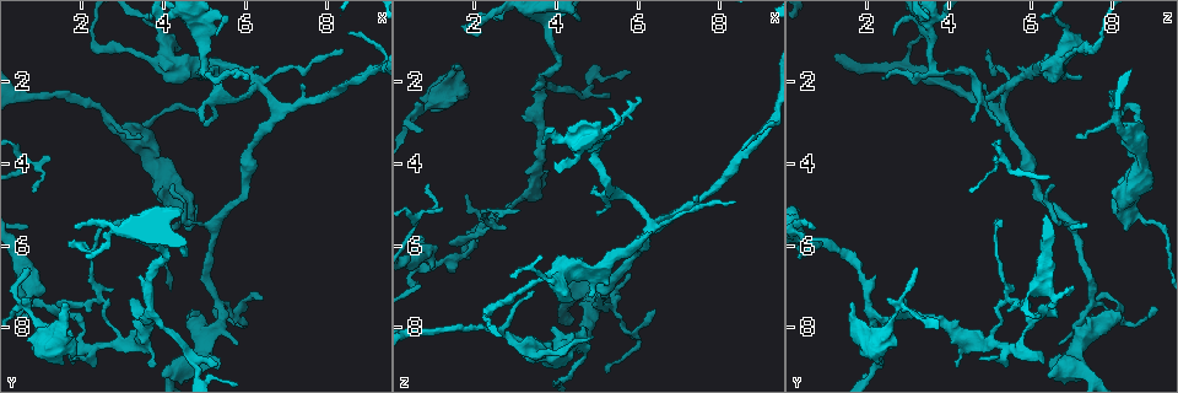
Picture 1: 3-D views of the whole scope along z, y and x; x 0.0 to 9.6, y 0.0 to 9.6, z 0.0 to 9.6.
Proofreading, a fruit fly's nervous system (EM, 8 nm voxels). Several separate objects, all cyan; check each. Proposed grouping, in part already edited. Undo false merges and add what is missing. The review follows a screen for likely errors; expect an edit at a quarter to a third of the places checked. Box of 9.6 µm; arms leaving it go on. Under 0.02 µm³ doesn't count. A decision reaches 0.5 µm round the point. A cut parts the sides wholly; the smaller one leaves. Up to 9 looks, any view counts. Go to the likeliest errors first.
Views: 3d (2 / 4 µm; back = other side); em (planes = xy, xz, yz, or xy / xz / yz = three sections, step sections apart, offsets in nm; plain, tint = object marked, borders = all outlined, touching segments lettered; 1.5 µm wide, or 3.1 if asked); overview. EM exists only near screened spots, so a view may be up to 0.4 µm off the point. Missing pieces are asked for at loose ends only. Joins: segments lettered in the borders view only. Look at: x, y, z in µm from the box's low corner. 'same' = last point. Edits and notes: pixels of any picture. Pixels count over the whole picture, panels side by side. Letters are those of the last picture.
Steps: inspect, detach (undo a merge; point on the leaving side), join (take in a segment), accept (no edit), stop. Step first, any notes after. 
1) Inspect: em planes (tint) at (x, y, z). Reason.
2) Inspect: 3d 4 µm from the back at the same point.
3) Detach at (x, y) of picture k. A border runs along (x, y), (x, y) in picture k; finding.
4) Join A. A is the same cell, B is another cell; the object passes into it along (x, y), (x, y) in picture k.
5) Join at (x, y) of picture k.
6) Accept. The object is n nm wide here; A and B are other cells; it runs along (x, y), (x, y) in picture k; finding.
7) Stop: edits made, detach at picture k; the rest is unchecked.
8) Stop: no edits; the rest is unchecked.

Inspect: 3d 4 µm at (4.95, 2.85, 8.20). Thin end.

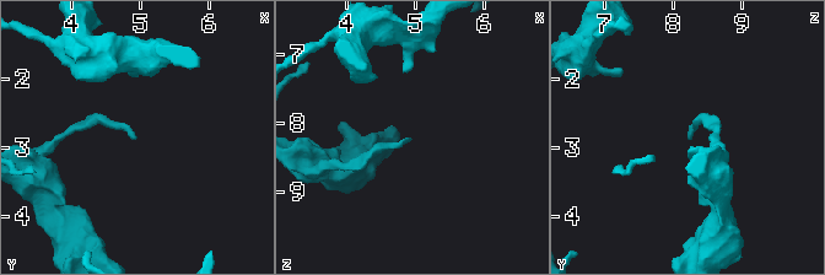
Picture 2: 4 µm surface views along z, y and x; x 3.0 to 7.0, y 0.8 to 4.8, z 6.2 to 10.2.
Inspect: em planes (borders) at (4.90, 2.85, 8.25). Need the tissue.

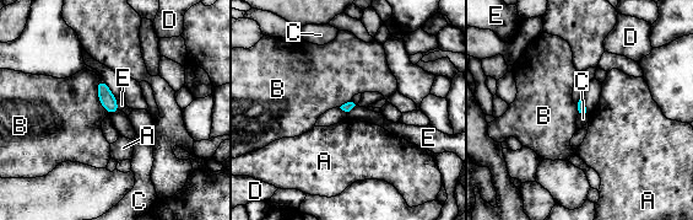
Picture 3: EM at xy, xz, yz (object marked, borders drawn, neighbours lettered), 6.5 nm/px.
Accept. A, B, C, D and E are other cells; none of them fits.

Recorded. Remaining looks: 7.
Inspect: em planes (tint) at (0.65, 6.90, 6.35). Arms part here.

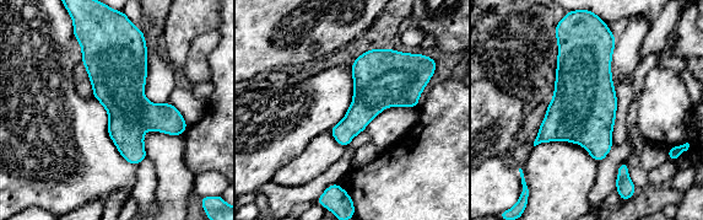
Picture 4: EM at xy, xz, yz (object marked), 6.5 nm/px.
Inspect: em planes (borders) at the same point. What lies round it.

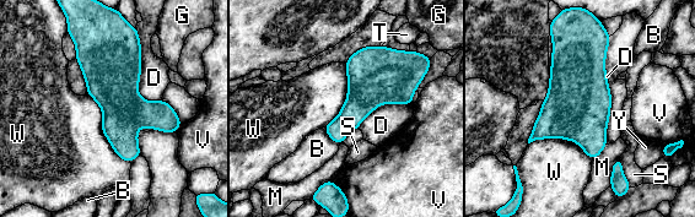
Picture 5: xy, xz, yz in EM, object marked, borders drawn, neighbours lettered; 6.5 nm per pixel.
Accept. B, D, G, M, S, T, V, W and Y are other cells; a border runs along (135, 27), (138, 93), (159, 102) in picture 5; all the same neuron.

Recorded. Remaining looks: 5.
Inspect: em planes (borders) at (2.95, 8.30, 5.00). Narrows sharply.

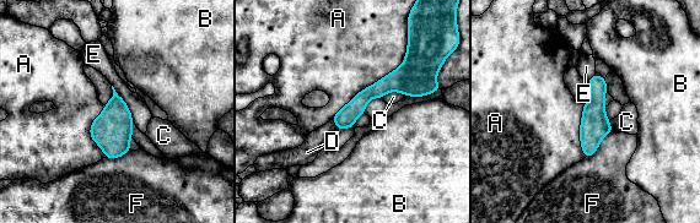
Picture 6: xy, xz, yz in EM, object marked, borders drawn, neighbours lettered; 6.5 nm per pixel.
Accept. A, B, C, D, E and F are other cells; all the same neuron.

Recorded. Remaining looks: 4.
Inspect: em yz step 8 (tint) at (3.75, 7.55, 2.05). Branch point.

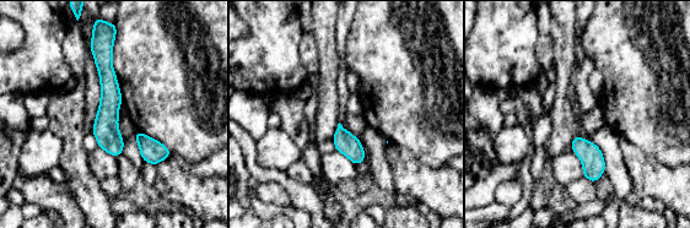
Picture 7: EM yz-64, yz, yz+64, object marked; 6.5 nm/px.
Inspect: em planes (borders) at the same point.

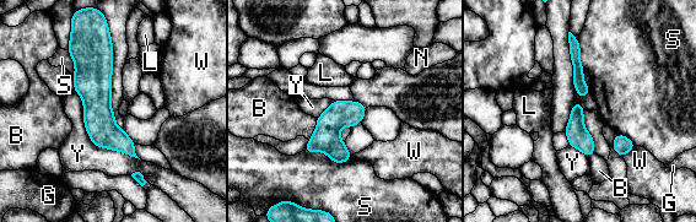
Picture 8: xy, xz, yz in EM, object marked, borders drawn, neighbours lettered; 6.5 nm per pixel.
Accept. B, G, L, N, S, W and Y are other cells; it runs along (103, 41), (98, 119), (131, 152) in picture 8; all the same neuron.

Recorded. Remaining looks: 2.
Stop: no edits; the rest is unchecked.

